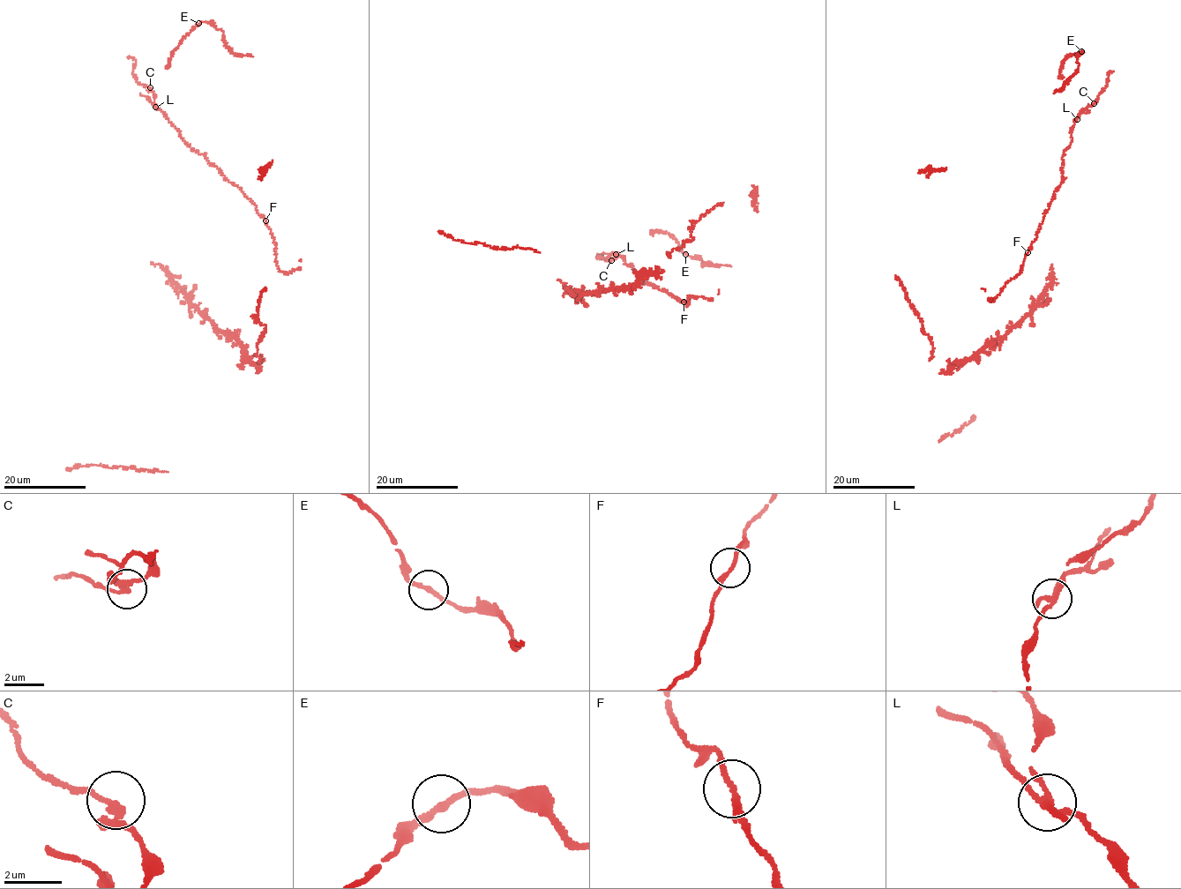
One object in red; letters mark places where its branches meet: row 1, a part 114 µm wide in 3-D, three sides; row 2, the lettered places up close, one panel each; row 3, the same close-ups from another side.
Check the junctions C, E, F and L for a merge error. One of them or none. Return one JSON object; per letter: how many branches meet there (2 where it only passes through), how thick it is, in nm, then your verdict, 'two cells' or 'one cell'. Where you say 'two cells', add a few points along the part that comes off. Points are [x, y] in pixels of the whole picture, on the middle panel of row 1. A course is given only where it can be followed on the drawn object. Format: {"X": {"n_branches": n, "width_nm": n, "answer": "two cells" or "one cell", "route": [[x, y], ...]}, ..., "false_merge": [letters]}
{"C": {"n_branches": 2, "width_nm": 200, "answer": "one cell"}, "E": {"n_branches": 2, "width_nm": 220, "answer": "one cell"}, "F": {"n_branches": 2, "width_nm": 200, "answer": "one cell"}, "L": {"n_branches": 3, "width_nm": 200, "answer": "two cells", "route": [[616, 254], [602, 252]]}, "false_merge": ["L"]}

